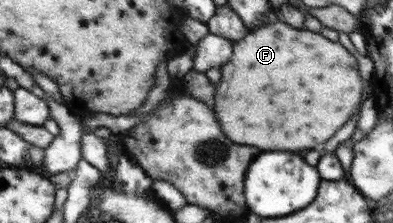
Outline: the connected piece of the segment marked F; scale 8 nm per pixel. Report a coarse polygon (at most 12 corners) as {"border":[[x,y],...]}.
{"border":[[272,20],[233,42],[225,137],[313,149],[361,103],[353,55]]}

